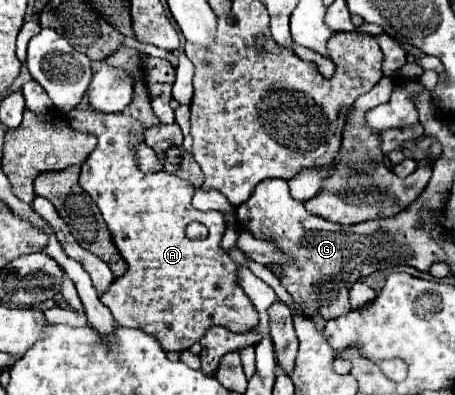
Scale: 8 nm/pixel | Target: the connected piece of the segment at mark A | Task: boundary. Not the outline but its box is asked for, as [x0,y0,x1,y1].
[68,109,258,351]

